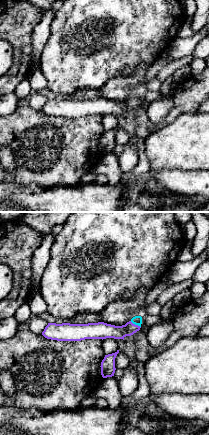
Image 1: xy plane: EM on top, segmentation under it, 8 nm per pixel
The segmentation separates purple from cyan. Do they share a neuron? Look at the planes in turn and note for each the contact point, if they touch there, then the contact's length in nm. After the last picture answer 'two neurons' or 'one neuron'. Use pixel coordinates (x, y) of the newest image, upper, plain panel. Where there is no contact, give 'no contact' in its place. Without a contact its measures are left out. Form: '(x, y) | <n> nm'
(134, 100) | 100 nm

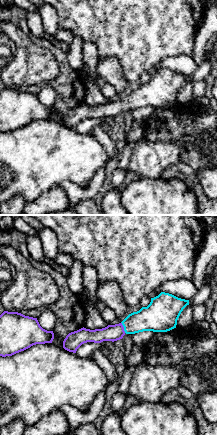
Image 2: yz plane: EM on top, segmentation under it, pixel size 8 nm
(123, 103) | 90 nm

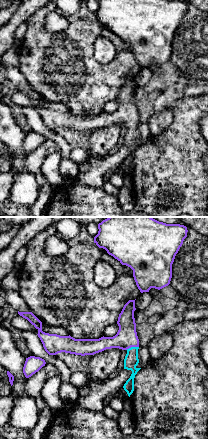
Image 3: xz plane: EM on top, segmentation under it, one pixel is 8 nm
(132, 122) | 110 nm

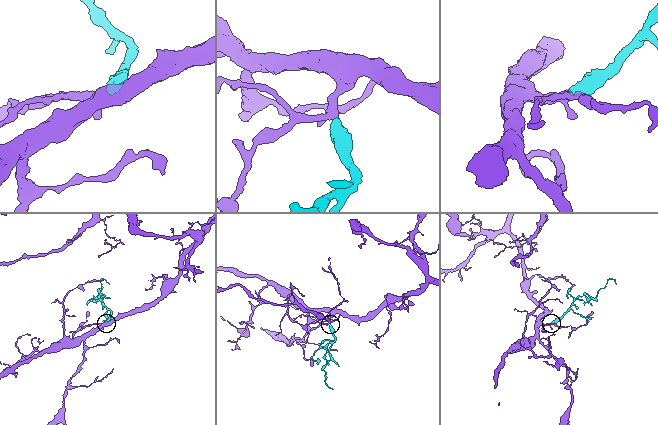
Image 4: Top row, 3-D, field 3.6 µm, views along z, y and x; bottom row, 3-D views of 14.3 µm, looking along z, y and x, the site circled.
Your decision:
one neuron

